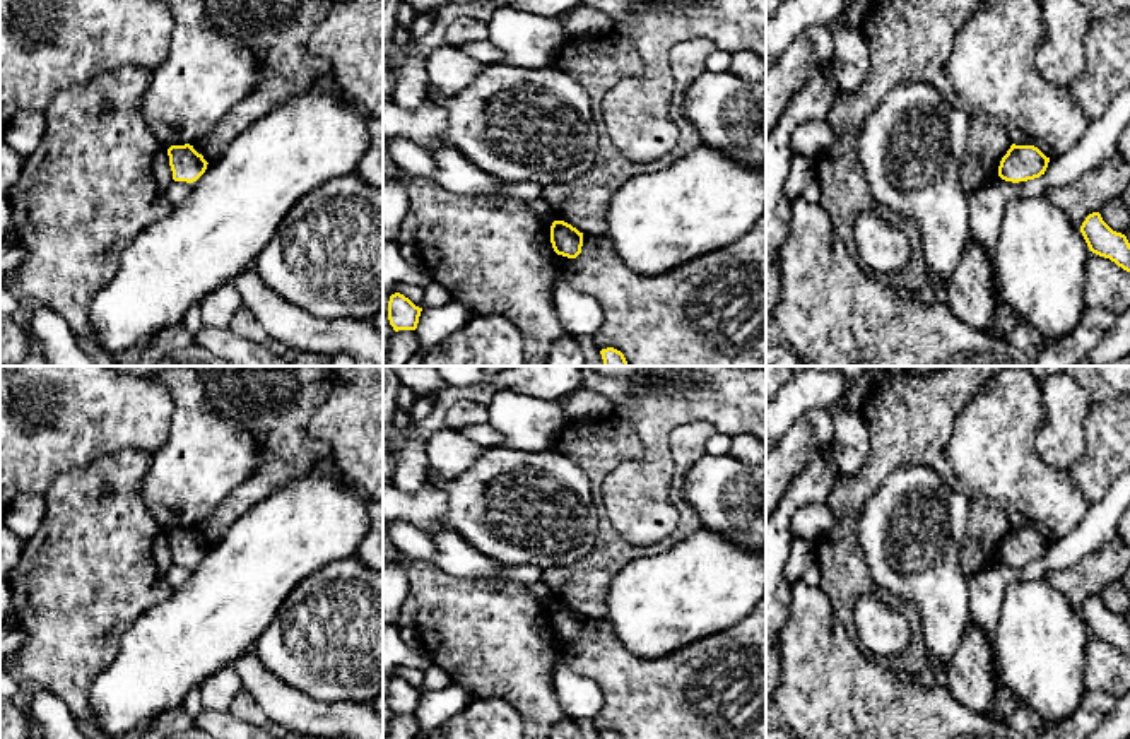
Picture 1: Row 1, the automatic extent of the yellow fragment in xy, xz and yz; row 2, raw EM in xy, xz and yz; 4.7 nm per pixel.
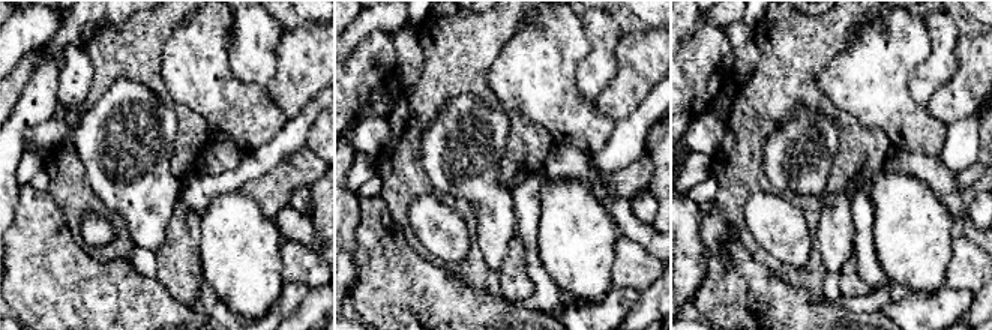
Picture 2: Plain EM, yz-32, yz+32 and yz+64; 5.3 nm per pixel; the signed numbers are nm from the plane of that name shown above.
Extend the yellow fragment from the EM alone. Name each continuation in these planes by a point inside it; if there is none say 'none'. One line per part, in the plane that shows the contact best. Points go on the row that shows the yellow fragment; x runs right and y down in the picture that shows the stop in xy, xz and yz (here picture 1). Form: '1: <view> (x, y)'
none

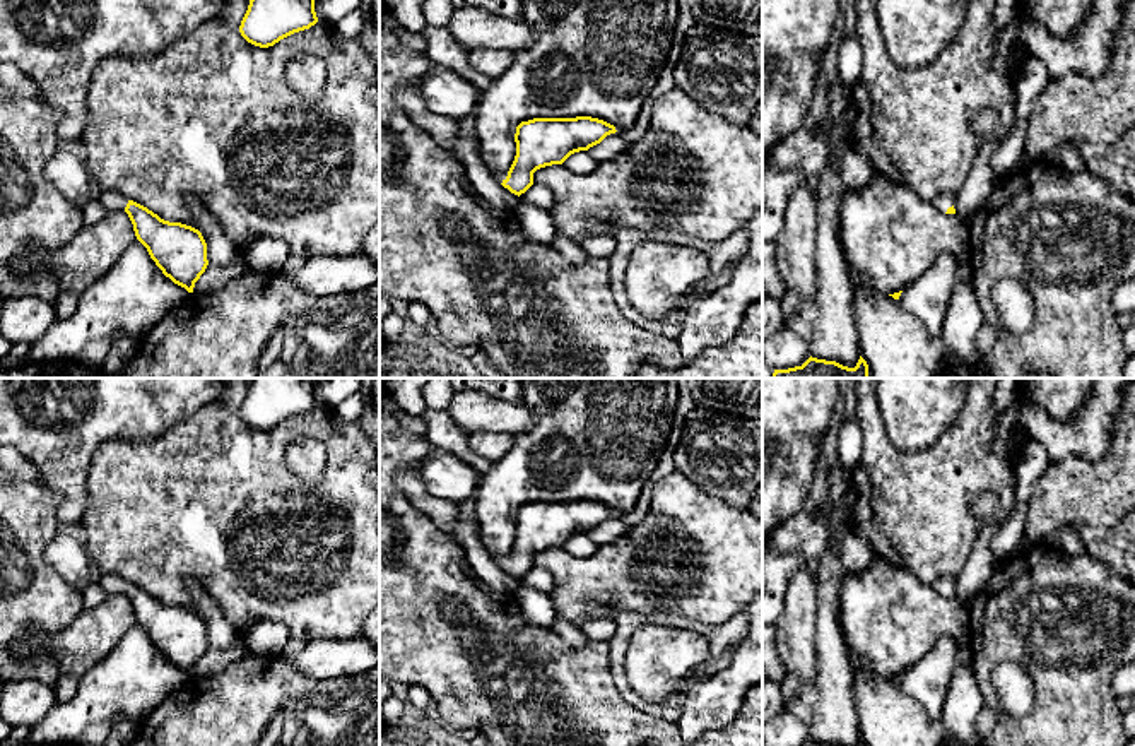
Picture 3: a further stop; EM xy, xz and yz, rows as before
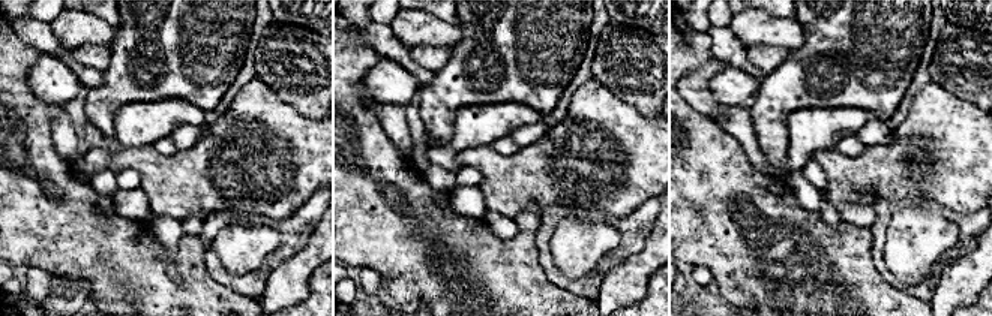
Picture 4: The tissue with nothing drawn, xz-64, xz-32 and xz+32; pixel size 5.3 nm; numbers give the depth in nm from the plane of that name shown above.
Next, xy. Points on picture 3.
1: xy (111, 201)

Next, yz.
1: yz (942, 202)

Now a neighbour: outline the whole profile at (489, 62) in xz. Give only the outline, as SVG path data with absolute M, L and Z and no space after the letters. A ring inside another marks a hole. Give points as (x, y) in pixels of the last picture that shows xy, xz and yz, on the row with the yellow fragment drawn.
M472 50L468 51L468 63L477 72L491 77L492 80L499 77L515 60L515 51L511 50Z

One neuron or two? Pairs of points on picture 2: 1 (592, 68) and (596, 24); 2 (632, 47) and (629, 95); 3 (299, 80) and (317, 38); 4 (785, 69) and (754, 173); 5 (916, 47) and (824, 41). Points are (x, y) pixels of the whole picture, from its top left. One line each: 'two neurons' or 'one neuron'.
1: one neuron
2: one neuron
3: one neuron
4: one neuron
5: two neurons

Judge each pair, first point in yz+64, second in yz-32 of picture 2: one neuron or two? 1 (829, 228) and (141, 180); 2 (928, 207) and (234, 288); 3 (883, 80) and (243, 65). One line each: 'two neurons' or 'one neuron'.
1: one neuron
2: one neuron
3: two neurons

